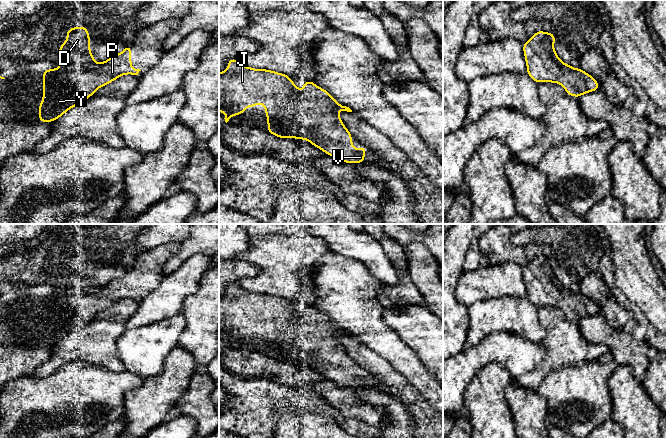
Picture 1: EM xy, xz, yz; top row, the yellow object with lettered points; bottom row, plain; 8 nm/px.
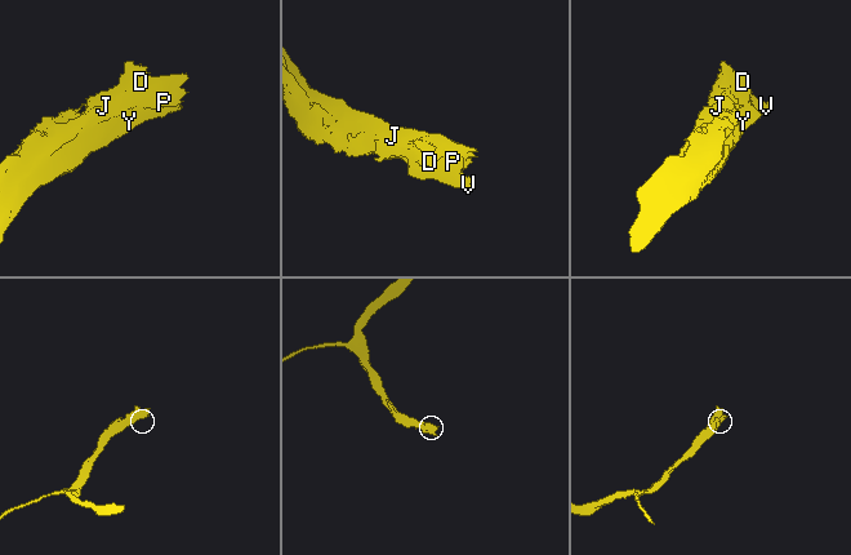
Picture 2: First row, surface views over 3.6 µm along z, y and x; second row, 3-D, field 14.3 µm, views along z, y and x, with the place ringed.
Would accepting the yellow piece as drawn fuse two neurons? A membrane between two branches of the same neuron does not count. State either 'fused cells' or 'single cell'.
single cell

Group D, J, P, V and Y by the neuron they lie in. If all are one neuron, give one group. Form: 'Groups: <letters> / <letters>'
Groups: D J P V Y

